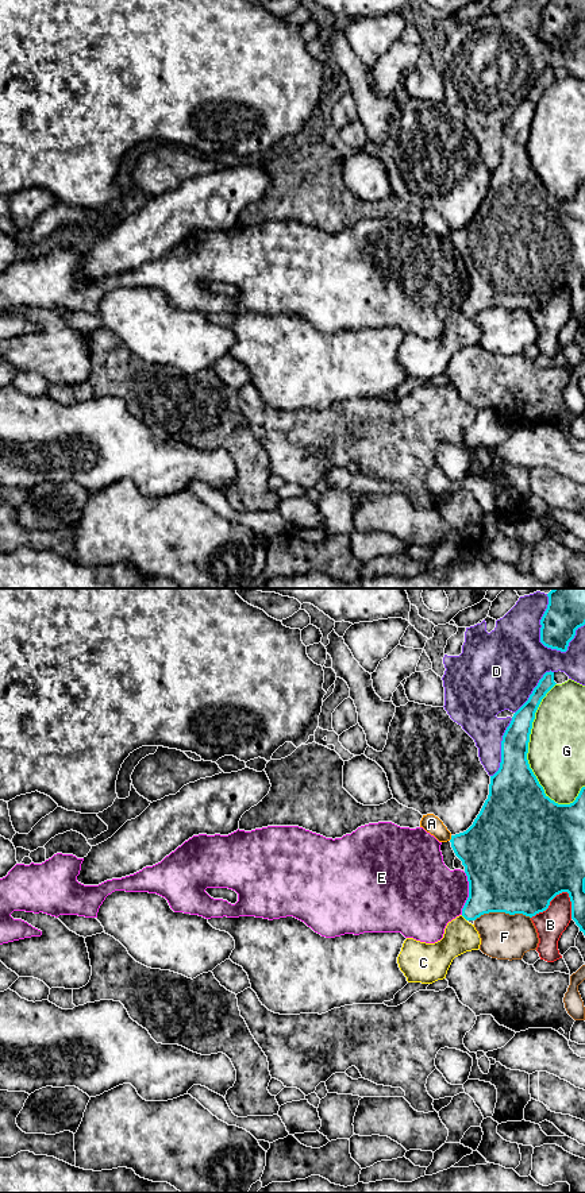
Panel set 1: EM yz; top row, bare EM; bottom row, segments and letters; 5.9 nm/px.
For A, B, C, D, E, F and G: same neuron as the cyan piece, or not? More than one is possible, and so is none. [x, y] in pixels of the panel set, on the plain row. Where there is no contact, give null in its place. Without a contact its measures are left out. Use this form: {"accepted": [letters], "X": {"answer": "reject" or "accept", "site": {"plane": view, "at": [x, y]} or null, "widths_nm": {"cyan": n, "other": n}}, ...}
{"accepted": ["C"], "A": {"answer": "reject", "site": {"plane": "yz", "at": [451, 234]}, "widths_nm": {"cyan": 380, "other": 110}}, "B": {"answer": "reject", "site": {"plane": "yz", "at": [549, 298]}, "widths_nm": {"cyan": 500, "other": 170}}, "C": {"answer": "accept", "site": {"plane": "yz", "at": [464, 312]}, "widths_nm": {"cyan": 300, "other": 190}}, "D": {"answer": "reject", "site": {"plane": "yz", "at": [541, 31]}, "widths_nm": {"cyan": 220, "other": 420}}, "E": {"answer": "reject", "site": {"plane": "yz", "at": [469, 289]}, "widths_nm": {"cyan": 460, "other": 400}}, "F": {"answer": "reject", "site": {"plane": "yz", "at": [501, 307]}, "widths_nm": {"cyan": 500, "other": 280}}, "G": {"answer": "reject", "site": {"plane": "yz", "at": [527, 146]}, "widths_nm": {"cyan": 300, "other": 340}}}

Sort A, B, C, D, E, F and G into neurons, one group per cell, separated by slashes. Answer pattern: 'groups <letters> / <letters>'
groups A / B / C / D / E / F / G

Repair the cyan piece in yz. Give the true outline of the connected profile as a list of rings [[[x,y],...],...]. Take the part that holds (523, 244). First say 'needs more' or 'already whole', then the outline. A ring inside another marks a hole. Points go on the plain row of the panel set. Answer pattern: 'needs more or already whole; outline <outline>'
needs more; outline [[[546,67],[534,84],[528,96],[513,109],[501,136],[501,158],[499,166],[490,171],[489,190],[473,220],[463,228],[451,231],[451,243],[462,256],[469,277],[469,293],[462,309],[447,318],[443,333],[435,339],[426,339],[407,333],[397,352],[400,366],[408,378],[432,379],[446,374],[453,355],[466,347],[478,345],[481,333],[472,316],[484,309],[505,308],[535,312],[549,304],[550,297],[559,289],[567,287],[571,297],[571,314],[585,331],[585,182],[570,200],[551,196],[530,163],[527,148],[535,108],[555,81],[554,67]]]

